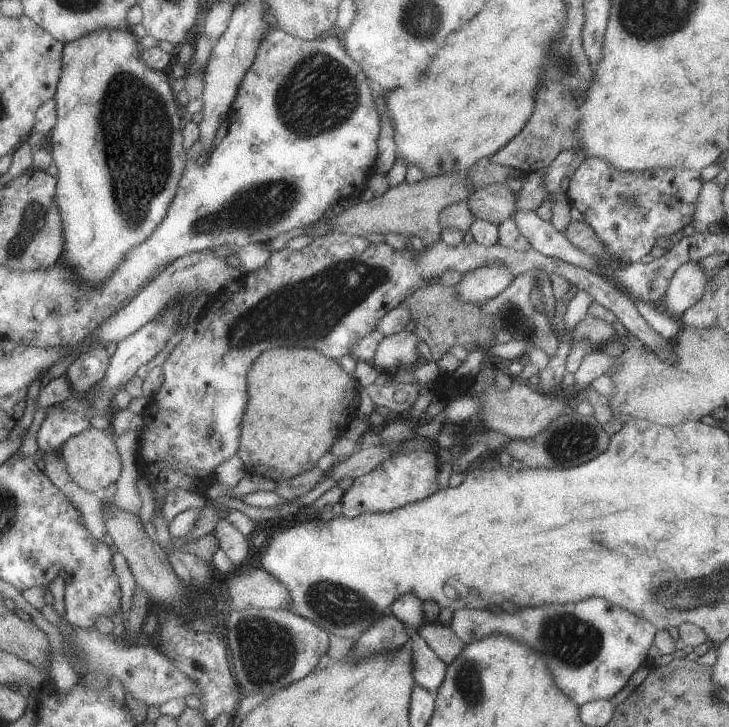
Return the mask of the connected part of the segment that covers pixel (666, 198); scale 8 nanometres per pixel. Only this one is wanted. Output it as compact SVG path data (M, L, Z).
M588 157L585 162L574 172L572 179L569 183L567 196L571 202L571 205L578 209L584 218L585 224L588 224L594 231L595 234L600 238L600 241L604 244L605 250L616 256L616 260L623 262L634 263L639 262L641 259L649 254L656 242L658 237L670 237L671 235L684 229L685 226L691 224L691 219L695 210L695 202L698 199L699 193L701 192L704 182L700 179L700 171L694 171L691 169L649 169L643 172L621 172L620 170L614 169L611 165L608 165L603 159Z

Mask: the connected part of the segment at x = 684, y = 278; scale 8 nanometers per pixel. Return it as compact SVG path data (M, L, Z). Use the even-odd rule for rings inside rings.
M688 262L680 266L670 280L664 299L664 313L679 317L705 294L707 279L699 262Z

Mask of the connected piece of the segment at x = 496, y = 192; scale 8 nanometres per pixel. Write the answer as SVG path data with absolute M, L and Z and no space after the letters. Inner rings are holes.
M497 183L472 191L466 202L476 219L499 226L514 216L516 200L516 194L506 183Z

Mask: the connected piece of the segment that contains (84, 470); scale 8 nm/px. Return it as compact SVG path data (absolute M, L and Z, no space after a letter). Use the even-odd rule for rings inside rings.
M91 429L89 432L74 436L63 451L63 458L72 479L82 488L92 493L101 494L105 489L120 481L124 464L117 444L118 436L113 430Z

